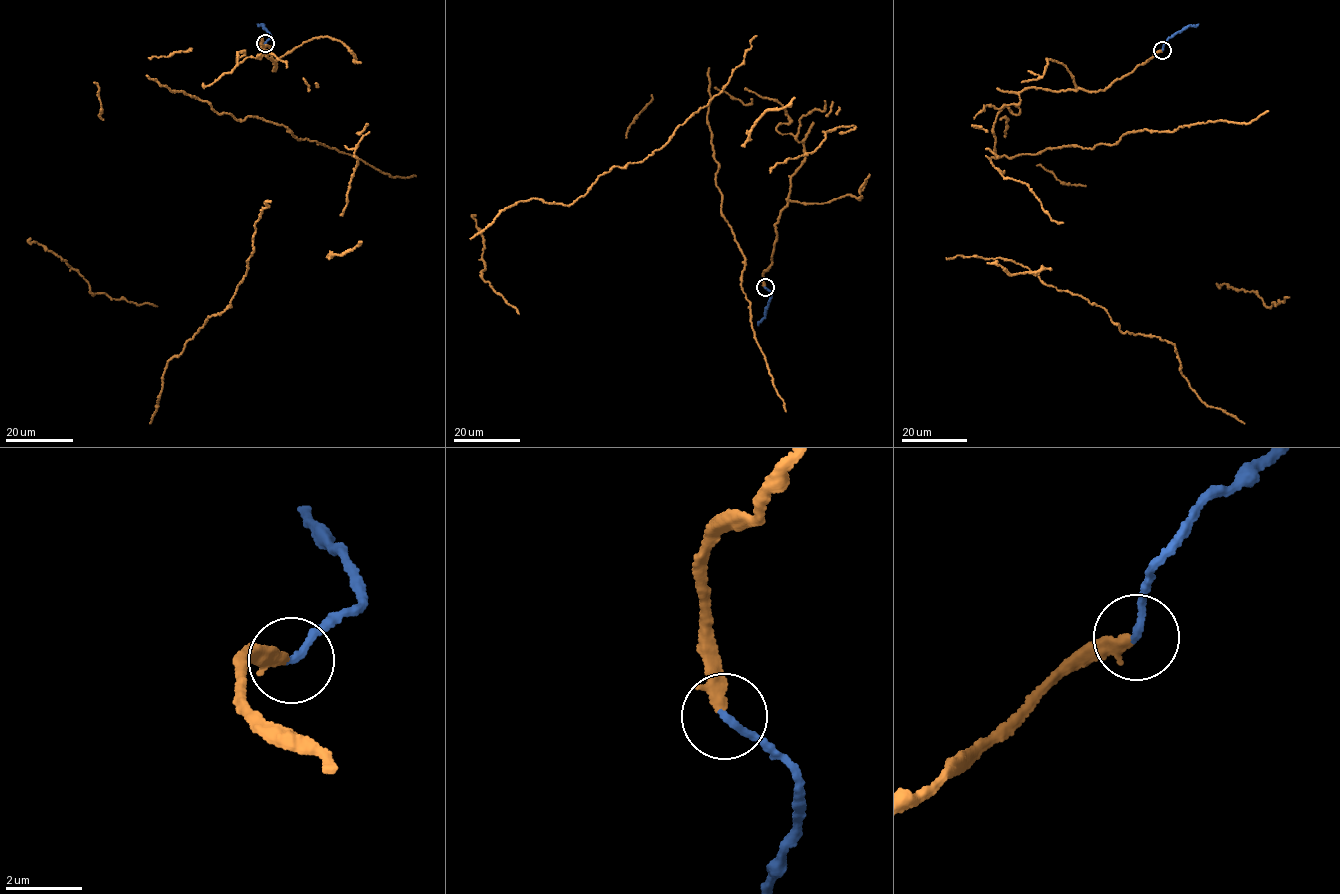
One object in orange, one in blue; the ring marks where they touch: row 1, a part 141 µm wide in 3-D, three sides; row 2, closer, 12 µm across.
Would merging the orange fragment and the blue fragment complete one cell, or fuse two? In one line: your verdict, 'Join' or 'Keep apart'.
Join

